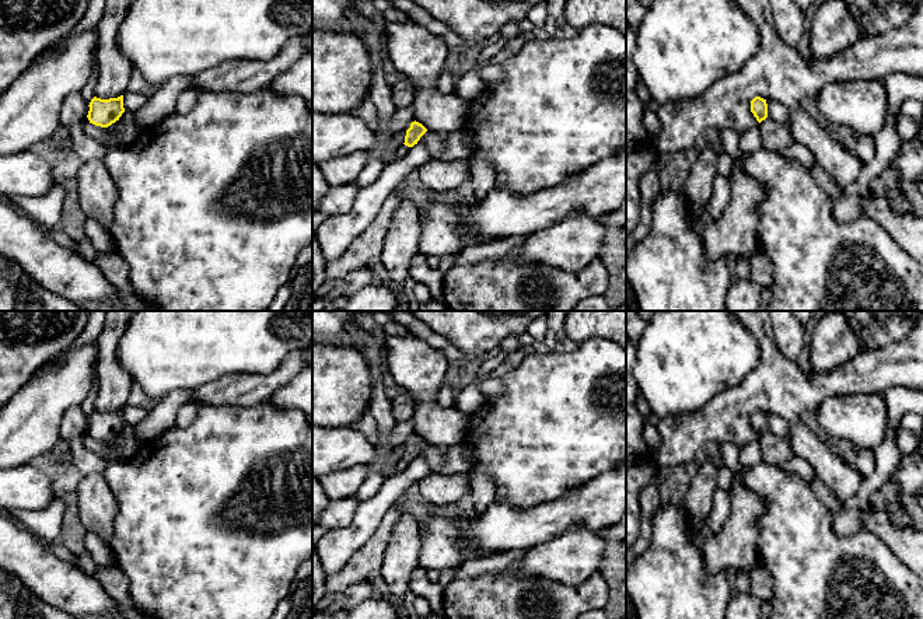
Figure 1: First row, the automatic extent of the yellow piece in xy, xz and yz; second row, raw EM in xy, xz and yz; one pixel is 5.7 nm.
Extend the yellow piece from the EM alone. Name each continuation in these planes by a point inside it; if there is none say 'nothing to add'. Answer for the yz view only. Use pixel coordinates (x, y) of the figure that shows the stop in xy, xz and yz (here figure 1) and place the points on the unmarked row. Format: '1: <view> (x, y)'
nothing to add

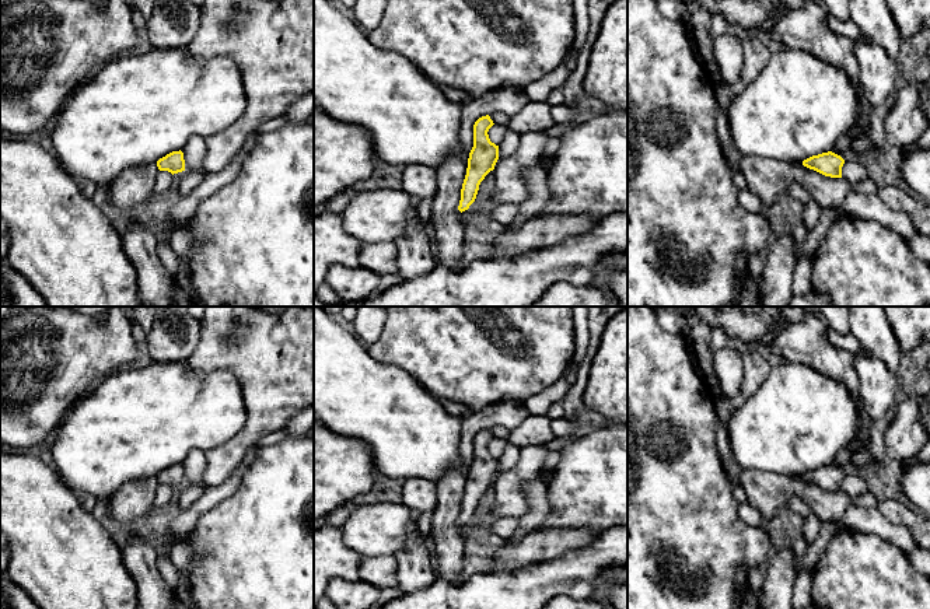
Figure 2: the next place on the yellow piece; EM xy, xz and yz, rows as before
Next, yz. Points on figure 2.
nothing to add

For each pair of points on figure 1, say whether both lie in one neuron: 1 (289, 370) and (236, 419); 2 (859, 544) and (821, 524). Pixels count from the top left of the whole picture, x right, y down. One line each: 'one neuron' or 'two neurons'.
1: two neurons
2: one neuron

